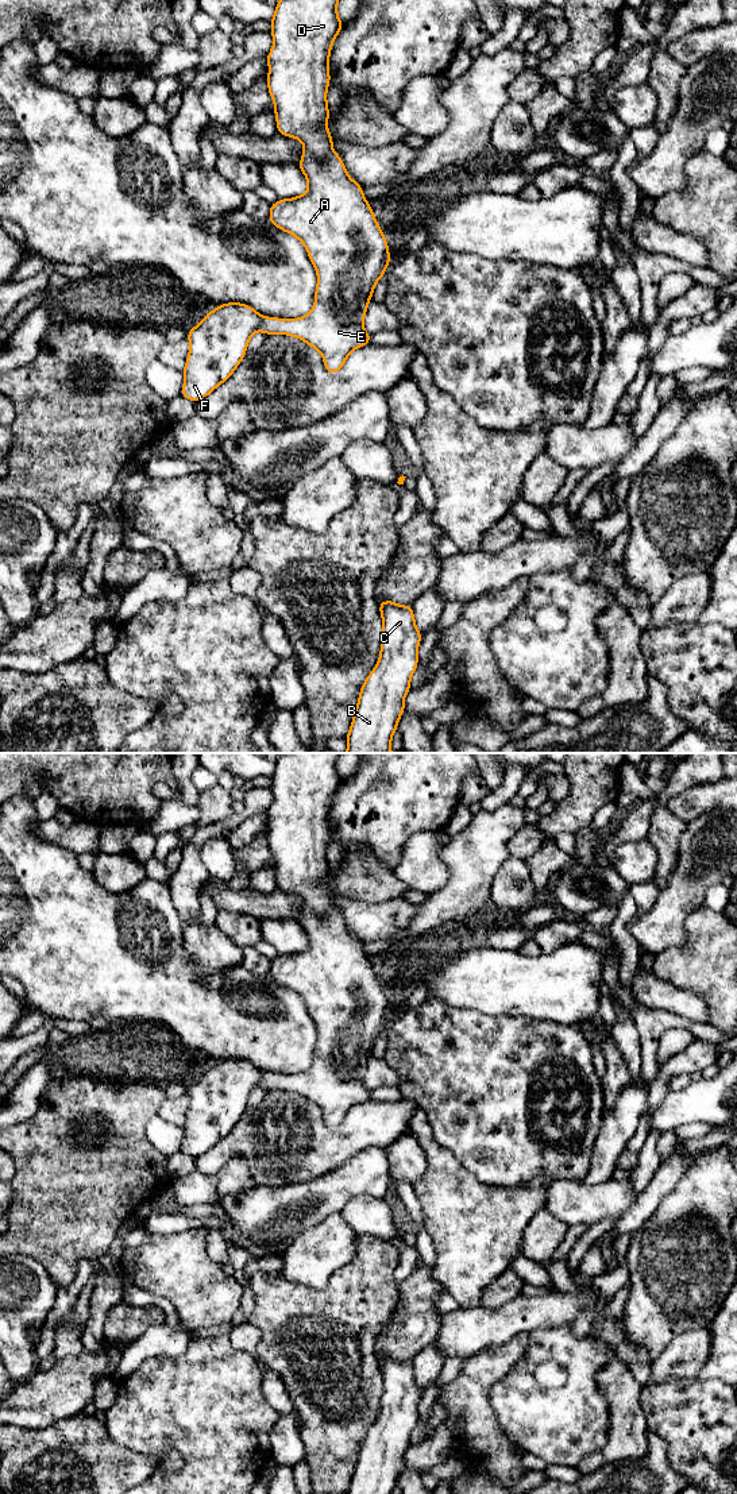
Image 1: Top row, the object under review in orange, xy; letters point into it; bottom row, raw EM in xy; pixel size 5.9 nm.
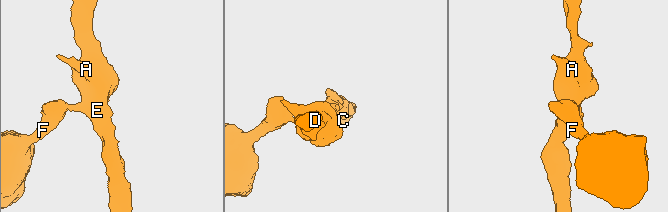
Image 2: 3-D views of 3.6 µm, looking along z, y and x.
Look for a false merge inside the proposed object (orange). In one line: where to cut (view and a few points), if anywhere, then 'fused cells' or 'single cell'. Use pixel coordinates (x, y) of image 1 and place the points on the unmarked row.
xy (263, 1073), (258, 1085) | fused cells

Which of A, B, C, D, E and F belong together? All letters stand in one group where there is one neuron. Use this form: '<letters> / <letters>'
A B C D E / F

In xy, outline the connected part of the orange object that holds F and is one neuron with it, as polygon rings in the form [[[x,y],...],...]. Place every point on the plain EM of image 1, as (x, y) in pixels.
[[[240,1058],[223,1059],[211,1066],[188,1088],[190,1105],[186,1113],[184,1143],[181,1151],[197,1158],[224,1139],[246,1112],[250,1093],[259,1086],[263,1072],[254,1063]]]

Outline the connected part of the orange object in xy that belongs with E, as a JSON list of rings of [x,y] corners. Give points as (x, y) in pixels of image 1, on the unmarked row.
[[[282,753],[270,776],[274,800],[266,812],[267,843],[274,857],[278,888],[304,900],[297,922],[306,933],[308,946],[270,961],[269,976],[305,1001],[317,1028],[317,1042],[315,1061],[308,1070],[300,1074],[266,1072],[259,1082],[265,1090],[298,1093],[316,1104],[331,1130],[344,1122],[355,1104],[370,1100],[371,1090],[363,1084],[364,1070],[375,1039],[385,1031],[391,1016],[389,1000],[363,951],[363,945],[348,931],[340,911],[333,907],[333,893],[328,888],[329,810],[343,781],[337,772],[339,754]]]

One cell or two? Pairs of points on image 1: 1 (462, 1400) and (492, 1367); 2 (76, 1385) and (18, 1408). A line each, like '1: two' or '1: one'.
1: one
2: one

